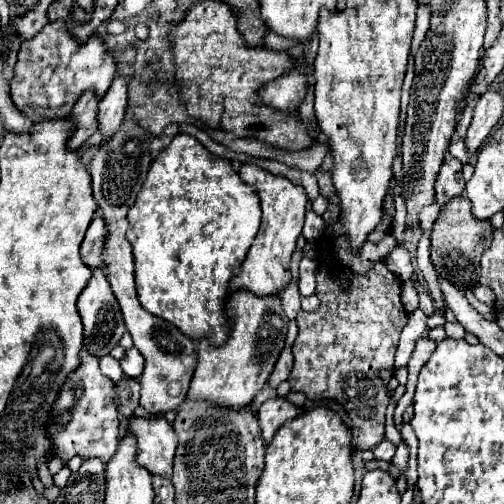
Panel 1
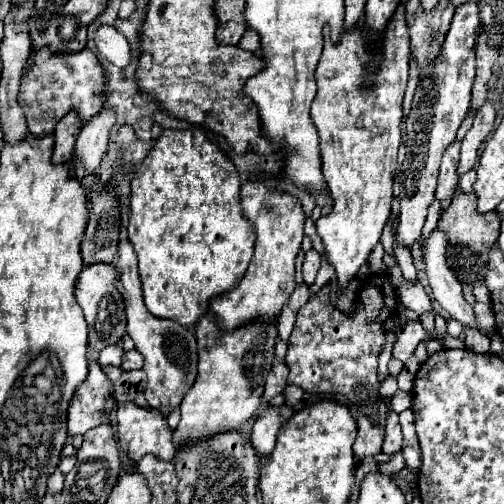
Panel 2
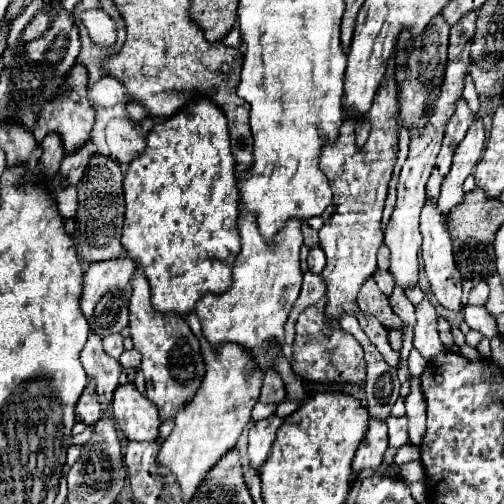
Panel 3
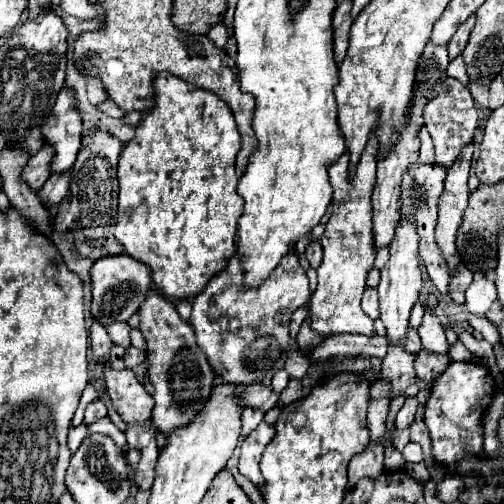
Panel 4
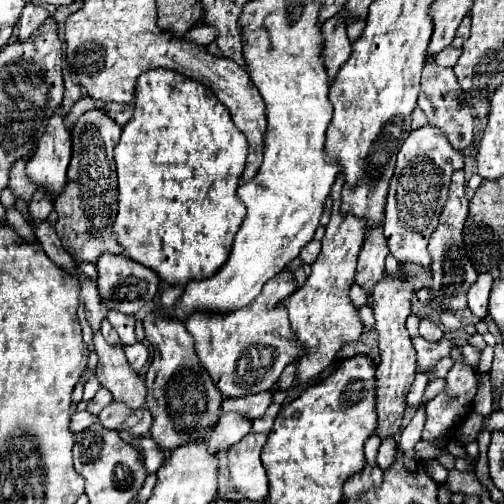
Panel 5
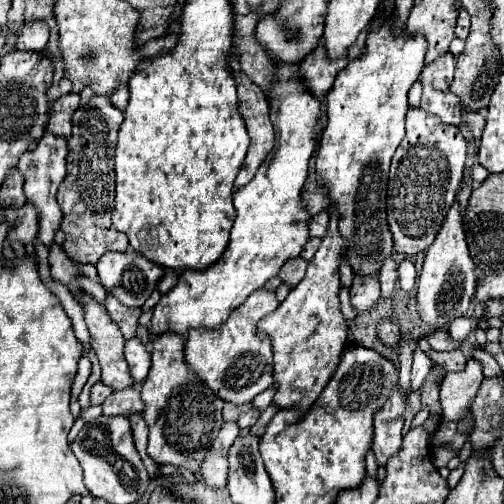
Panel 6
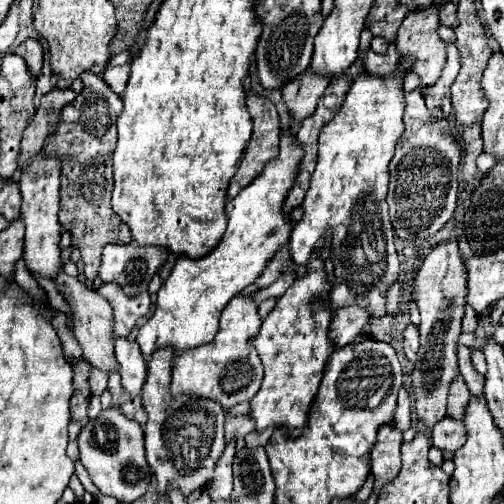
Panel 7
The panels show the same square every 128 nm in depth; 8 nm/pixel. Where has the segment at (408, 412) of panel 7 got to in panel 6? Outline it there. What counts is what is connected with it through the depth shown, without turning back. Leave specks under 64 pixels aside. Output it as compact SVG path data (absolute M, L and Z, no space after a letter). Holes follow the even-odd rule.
M416 340L402 344L402 350L400 350L400 388L404 388L406 396L412 392L412 388L410 388L410 366L412 366L414 348L416 348Z

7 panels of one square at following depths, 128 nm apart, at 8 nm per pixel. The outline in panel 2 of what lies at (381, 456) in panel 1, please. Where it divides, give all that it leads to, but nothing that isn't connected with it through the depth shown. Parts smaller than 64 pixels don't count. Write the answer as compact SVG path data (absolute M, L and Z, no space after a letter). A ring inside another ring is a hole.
M388 408L386 412L386 438L382 452L384 454L396 454L402 448L402 428L398 424L398 414Z

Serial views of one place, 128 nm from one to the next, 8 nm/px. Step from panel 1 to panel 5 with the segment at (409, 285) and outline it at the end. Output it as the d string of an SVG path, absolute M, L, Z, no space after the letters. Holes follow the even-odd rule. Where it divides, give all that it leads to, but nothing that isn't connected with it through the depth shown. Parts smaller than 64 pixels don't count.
M420 320L420 336L422 336L424 340L438 342L438 340L444 336L444 332L440 330L438 324L434 324L434 322L430 322L430 320Z

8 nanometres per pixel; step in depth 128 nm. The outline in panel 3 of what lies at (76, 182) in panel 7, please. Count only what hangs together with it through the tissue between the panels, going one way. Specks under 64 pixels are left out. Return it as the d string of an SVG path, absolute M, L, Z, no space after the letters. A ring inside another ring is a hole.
M92 154L92 160L88 162L88 168L84 170L84 176L78 184L78 210L74 216L76 222L76 250L78 256L92 264L100 260L112 260L120 258L122 244L122 222L124 222L124 194L122 194L122 170L114 164L110 156L104 154Z

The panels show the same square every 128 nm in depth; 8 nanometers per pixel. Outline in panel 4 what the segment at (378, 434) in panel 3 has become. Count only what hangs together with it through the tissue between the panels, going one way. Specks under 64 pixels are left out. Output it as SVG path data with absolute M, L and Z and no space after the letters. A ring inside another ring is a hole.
M384 438L378 442L370 442L368 448L354 456L348 464L348 486L354 488L358 484L358 480L362 478L376 478L384 472L384 446L382 446Z

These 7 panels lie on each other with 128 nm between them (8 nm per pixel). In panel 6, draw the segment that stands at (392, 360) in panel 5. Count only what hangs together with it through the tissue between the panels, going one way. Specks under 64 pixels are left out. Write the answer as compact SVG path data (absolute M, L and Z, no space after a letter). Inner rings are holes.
M386 320L386 322L378 328L378 336L384 340L384 344L396 346L396 344L398 344L398 324L392 322L392 320ZM396 388L384 408L374 416L374 444L372 452L378 466L386 466L390 456L396 456L402 446L402 424L404 424L406 398Z

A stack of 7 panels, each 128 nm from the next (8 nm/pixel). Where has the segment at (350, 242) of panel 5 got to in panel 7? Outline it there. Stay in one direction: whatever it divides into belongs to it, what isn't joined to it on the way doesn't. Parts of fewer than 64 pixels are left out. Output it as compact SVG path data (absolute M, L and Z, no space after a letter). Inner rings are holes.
M314 254L308 262L308 272L298 278L282 298L278 298L274 310L264 318L260 332L252 340L264 366L262 388L250 400L248 412L258 434L262 434L268 426L274 426L284 428L288 436L296 438L306 426L308 410L318 392L322 372L334 352L334 344L326 334L332 312L324 306L312 306L310 302L314 296L326 296L328 290L330 282L324 272L324 262Z

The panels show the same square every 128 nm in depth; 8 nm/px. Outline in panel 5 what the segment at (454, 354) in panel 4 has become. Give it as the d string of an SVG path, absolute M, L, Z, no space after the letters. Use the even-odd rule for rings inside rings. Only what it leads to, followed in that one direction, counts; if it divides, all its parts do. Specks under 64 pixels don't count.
M466 344L464 348L462 348L462 356L464 356L464 362L468 364L468 366L472 366L474 370L478 370L478 360L480 360L480 350L478 348L474 348L472 344Z

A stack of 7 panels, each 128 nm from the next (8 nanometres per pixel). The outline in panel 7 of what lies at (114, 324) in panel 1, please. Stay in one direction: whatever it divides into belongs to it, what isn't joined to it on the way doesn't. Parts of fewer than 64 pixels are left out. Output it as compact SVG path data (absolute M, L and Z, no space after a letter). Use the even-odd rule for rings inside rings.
M136 242L124 246L106 244L98 278L102 282L116 282L128 296L136 296L148 288L152 276L166 262L166 256L168 252L160 246L138 246Z

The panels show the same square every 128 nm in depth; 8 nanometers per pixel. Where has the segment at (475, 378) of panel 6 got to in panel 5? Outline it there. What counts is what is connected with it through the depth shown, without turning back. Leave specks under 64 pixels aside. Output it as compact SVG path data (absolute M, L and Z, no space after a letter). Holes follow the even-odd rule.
M436 378L434 382L430 382L430 384L426 386L426 396L424 396L424 400L432 400L436 394L444 392L444 388L446 388L446 380L444 380L444 378Z

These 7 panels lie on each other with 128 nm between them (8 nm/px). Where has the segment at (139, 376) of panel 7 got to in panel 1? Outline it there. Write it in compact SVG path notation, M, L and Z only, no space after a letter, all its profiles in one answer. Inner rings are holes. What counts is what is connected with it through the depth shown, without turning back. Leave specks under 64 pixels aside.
M130 348L130 350L126 350L126 354L120 360L120 364L122 364L124 376L138 378L142 374L142 368L144 368L144 358L140 356L140 352L136 348Z

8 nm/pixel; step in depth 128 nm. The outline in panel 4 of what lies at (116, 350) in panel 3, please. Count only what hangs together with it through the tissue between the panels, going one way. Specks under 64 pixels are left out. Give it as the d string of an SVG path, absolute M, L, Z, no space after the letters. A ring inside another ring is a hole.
M116 322L108 326L108 334L114 344L120 344L124 348L130 348L130 326L128 322Z

